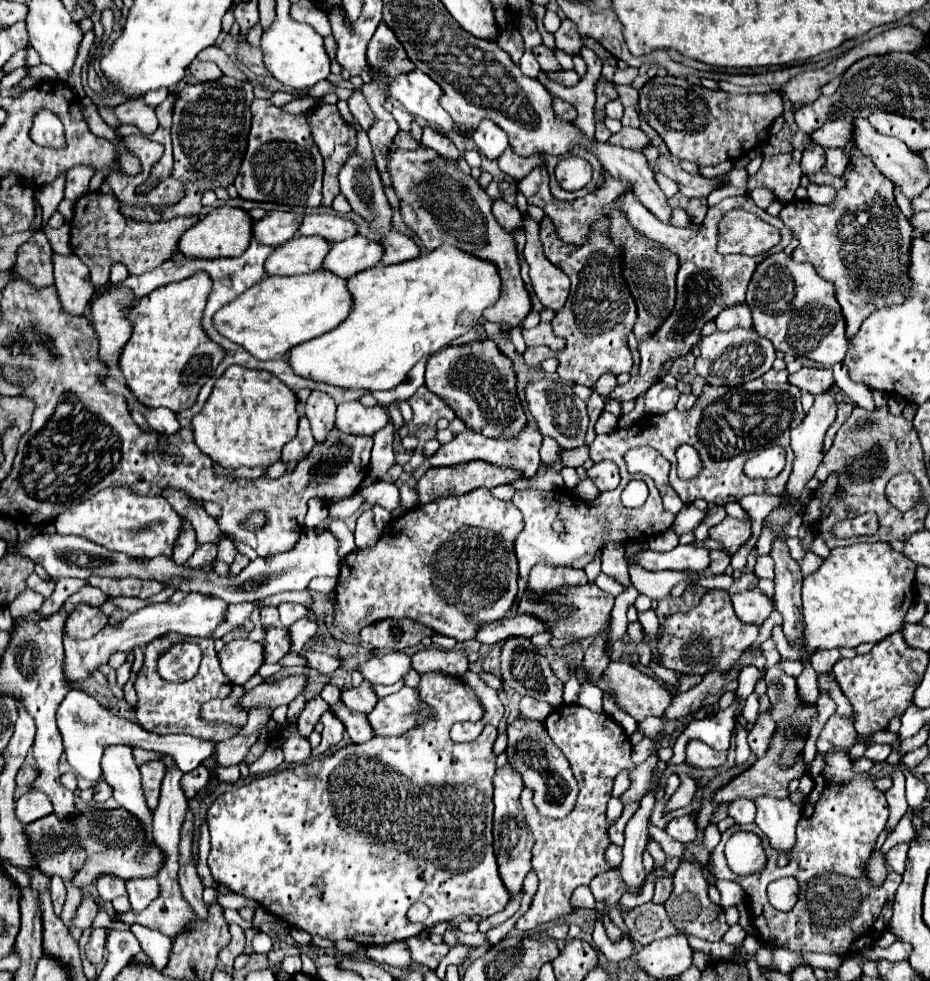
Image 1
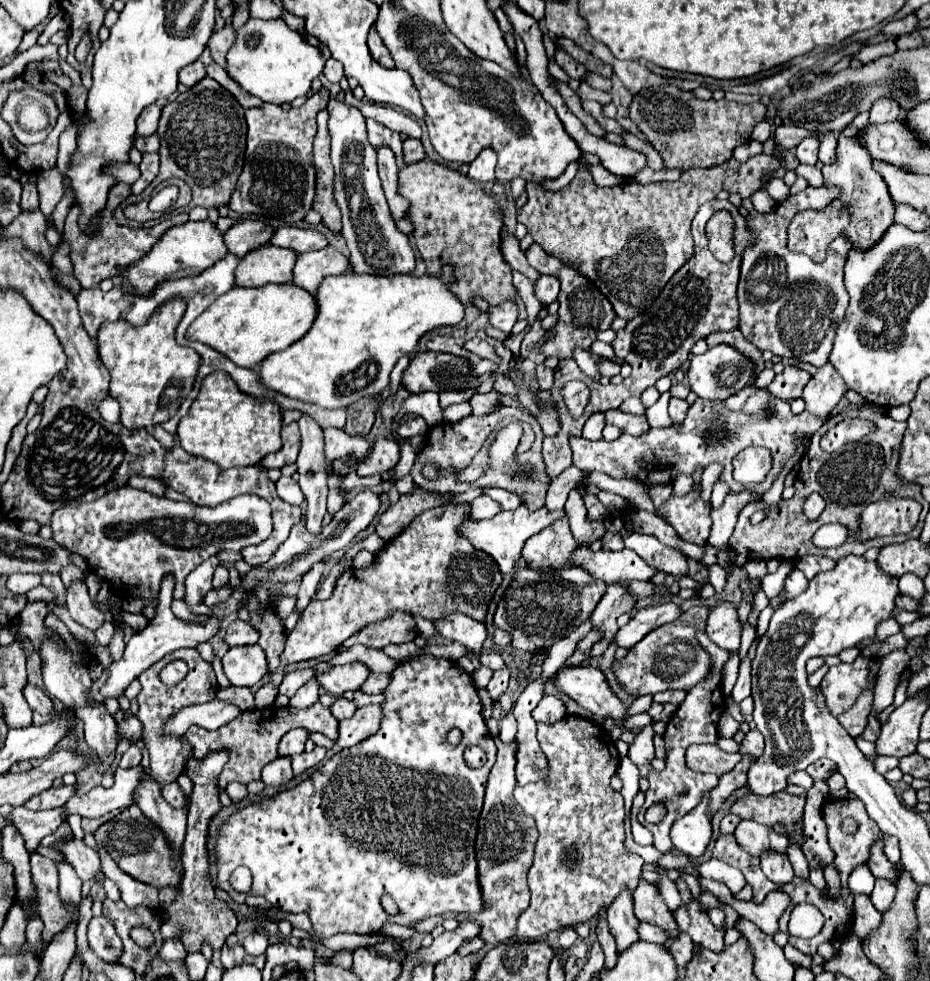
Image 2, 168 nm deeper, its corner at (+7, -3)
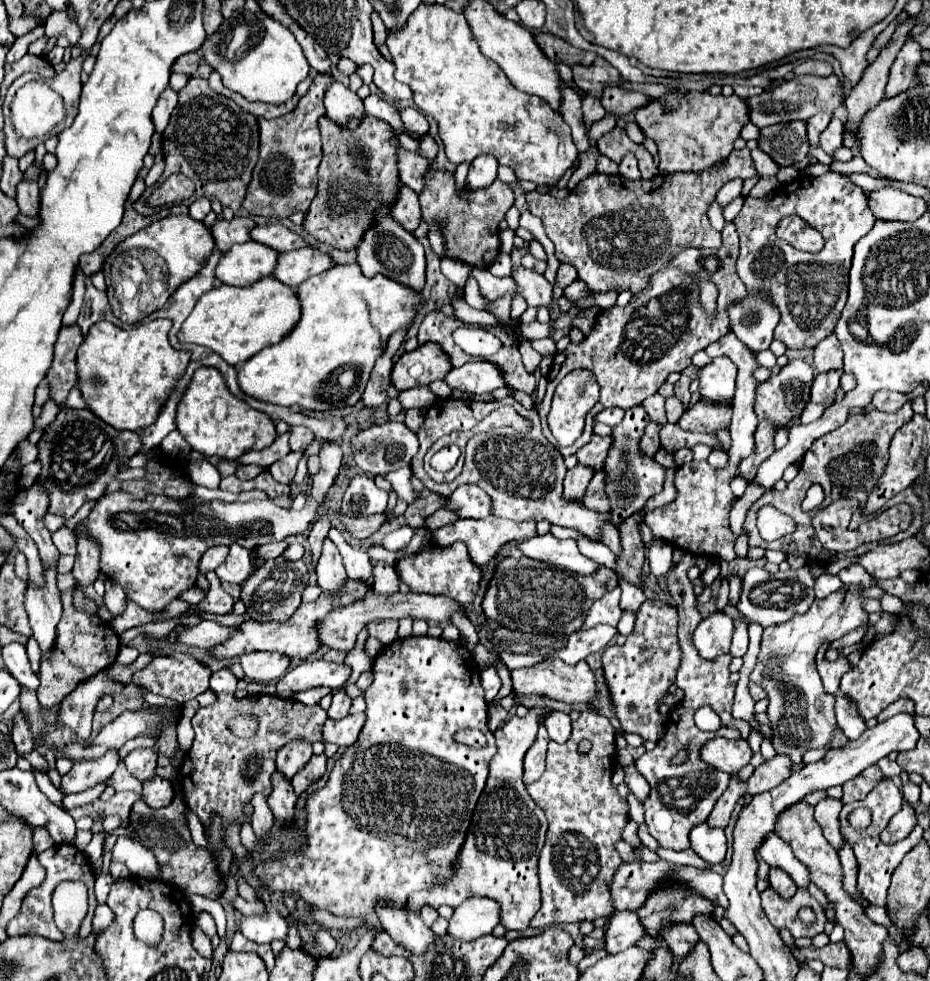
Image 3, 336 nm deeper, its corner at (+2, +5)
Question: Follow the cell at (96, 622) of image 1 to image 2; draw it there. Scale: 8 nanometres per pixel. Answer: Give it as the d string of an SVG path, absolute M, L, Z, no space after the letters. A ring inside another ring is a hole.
M73 582L69 588L67 588L67 610L71 614L71 618L89 628L89 630L97 630L103 626L105 622L105 614L101 610L97 610L87 594L87 586L85 582Z

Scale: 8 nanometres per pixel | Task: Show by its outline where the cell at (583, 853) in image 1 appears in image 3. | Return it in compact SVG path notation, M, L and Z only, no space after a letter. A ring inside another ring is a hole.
M582 712L580 718L572 722L572 734L566 744L550 742L546 772L538 782L528 786L528 794L550 822L538 864L542 908L532 918L532 928L596 920L614 912L608 884L622 864L614 842L620 840L620 832L628 822L628 804L610 782L616 752L614 734L616 730L608 718ZM582 738L592 742L588 754L578 754L576 750Z

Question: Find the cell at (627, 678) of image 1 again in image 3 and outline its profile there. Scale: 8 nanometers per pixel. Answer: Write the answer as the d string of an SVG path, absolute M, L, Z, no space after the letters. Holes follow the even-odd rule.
M550 658L550 660L536 664L536 666L530 666L530 668L512 670L510 676L512 676L512 692L516 696L546 696L546 698L552 698L552 700L568 702L568 704L596 700L594 674L584 660L574 664L574 666L568 666L558 658Z

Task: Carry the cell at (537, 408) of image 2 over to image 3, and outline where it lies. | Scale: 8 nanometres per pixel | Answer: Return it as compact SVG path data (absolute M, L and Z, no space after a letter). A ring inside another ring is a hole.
M478 360L478 362L466 362L460 368L452 368L446 376L444 382L450 388L458 388L458 390L466 390L470 394L482 394L482 392L492 392L496 388L504 386L504 378L502 372L498 370L498 366Z

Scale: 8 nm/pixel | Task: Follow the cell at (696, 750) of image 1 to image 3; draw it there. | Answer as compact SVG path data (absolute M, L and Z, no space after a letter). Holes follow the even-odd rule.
M714 738L702 748L702 760L722 772L734 774L742 766L746 766L752 758L752 750L746 740L726 740L726 738Z

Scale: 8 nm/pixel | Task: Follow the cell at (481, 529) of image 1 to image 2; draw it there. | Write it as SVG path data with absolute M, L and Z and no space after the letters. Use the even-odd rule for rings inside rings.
M449 504L449 506L439 506L423 512L417 516L407 528L397 534L391 542L387 542L377 554L375 560L371 562L369 568L347 568L341 578L335 584L335 590L331 598L323 602L311 602L305 612L301 614L295 630L287 636L285 650L281 654L281 664L293 664L309 658L321 658L325 654L331 654L337 646L341 646L349 636L365 628L367 624L381 622L389 618L393 612L407 612L407 614L417 614L427 620L439 620L441 616L461 612L471 616L473 620L485 622L489 602L495 594L495 590L501 586L503 576L501 570L493 564L491 556L485 556L485 552L477 552L465 536L461 536L461 524L469 518L469 504Z

